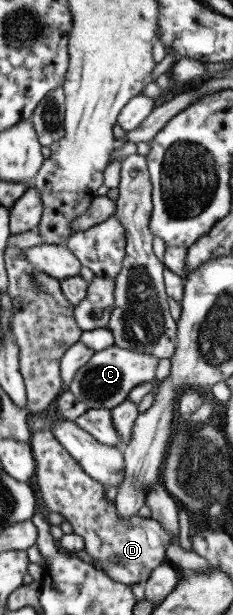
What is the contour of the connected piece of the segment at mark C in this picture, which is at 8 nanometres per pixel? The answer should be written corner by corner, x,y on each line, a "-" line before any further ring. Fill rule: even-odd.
112,344
104,350
93,352
88,362
76,370
66,390
75,396
76,401
83,402
88,409
108,410
124,401
130,389
137,384
144,381
154,383
154,369
159,359
151,354
130,352

